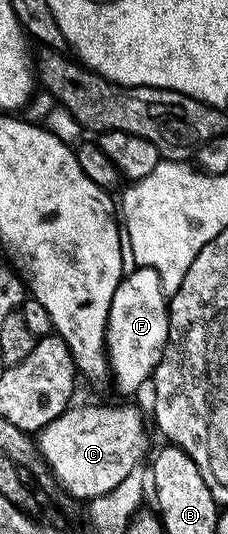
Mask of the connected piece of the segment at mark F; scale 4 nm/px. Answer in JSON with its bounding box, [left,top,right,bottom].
[106,267,170,394]

